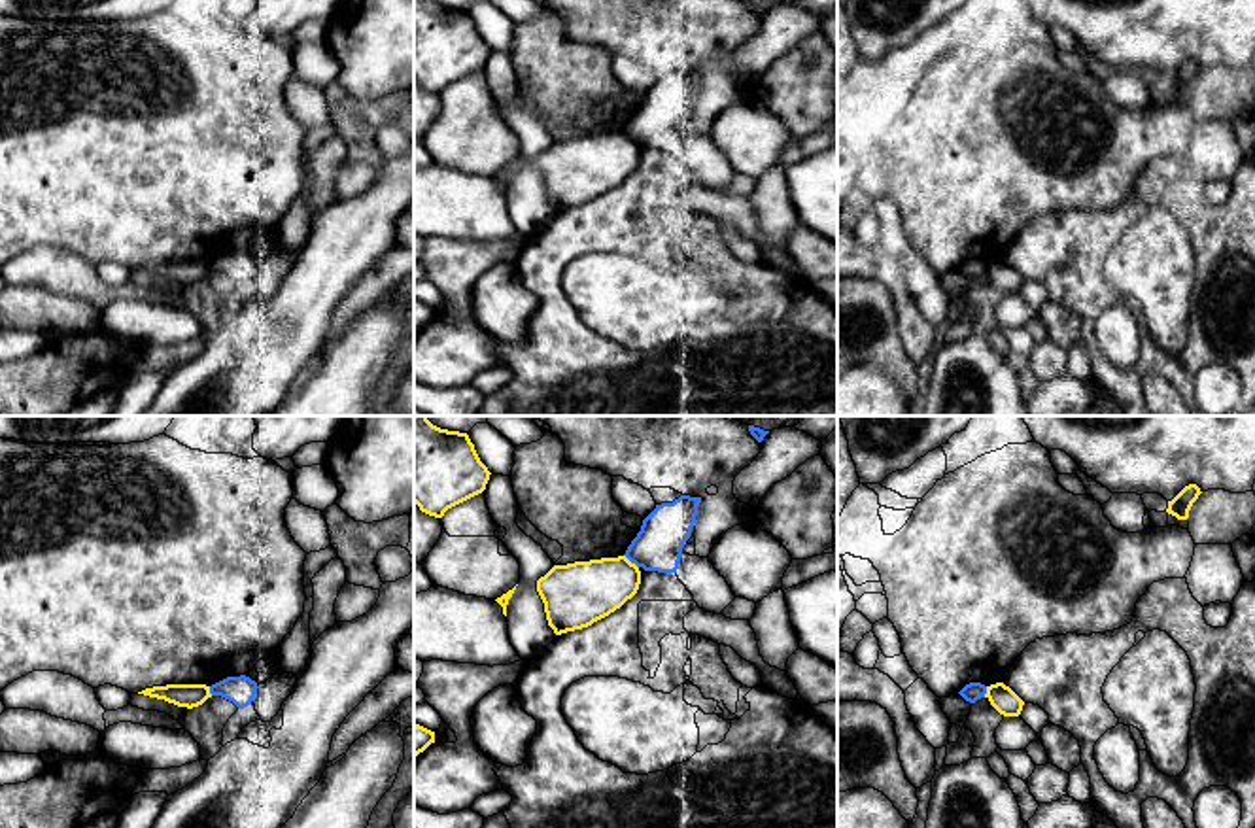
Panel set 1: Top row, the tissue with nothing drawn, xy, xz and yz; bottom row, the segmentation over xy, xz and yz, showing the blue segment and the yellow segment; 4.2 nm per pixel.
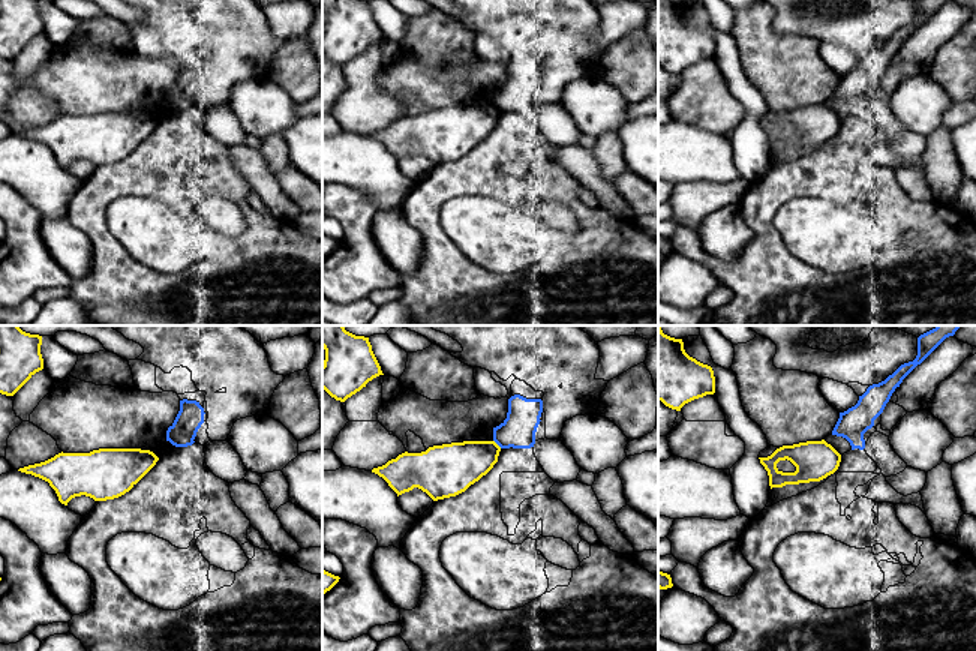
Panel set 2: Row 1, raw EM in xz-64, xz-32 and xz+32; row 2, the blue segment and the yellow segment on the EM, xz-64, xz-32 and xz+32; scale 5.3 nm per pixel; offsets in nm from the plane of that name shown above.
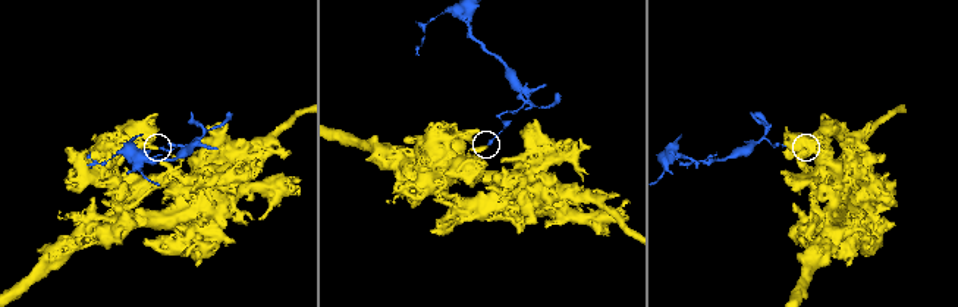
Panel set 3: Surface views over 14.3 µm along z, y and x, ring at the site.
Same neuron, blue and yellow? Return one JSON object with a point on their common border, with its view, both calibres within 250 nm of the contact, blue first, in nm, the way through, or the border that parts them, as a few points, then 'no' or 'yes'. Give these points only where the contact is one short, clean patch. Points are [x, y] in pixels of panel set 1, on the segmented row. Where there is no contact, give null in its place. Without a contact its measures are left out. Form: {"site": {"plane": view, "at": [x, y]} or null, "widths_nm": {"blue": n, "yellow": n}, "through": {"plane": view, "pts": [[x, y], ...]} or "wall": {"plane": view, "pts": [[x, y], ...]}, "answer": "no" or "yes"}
{"site": {"plane": "xz", "at": [632, 562]}, "widths_nm": {"blue": 200, "yellow": 260}, "wall": {"plane": "xz", "pts": [[624, 554], [637, 568]]}, "answer": "no"}

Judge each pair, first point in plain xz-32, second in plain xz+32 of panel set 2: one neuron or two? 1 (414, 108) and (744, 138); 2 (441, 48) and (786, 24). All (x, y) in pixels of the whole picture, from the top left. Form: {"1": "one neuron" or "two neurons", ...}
{"1": "one neuron", "2": "two neurons"}

